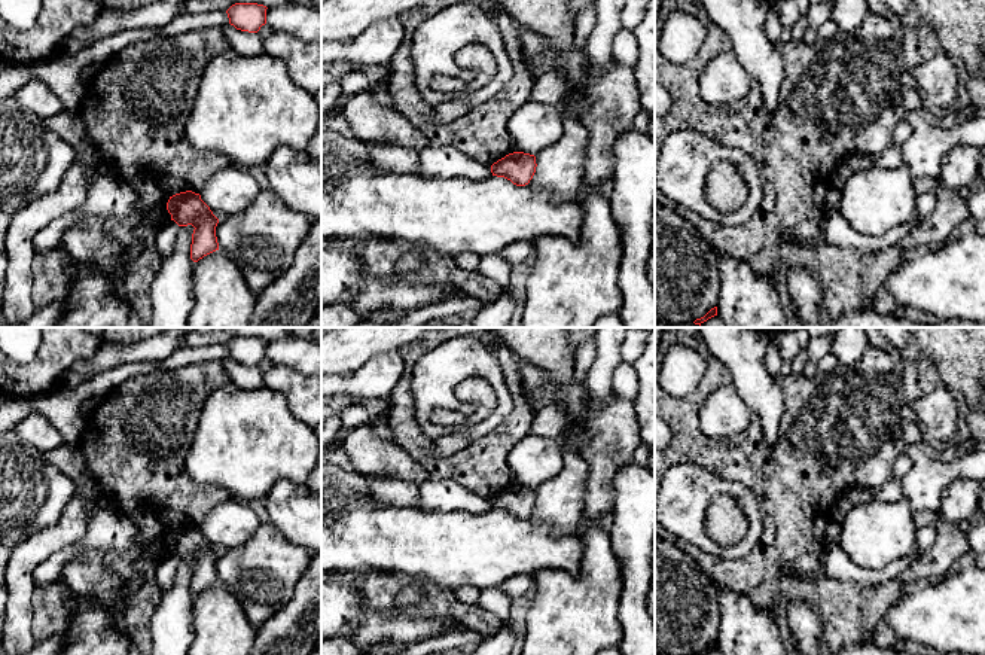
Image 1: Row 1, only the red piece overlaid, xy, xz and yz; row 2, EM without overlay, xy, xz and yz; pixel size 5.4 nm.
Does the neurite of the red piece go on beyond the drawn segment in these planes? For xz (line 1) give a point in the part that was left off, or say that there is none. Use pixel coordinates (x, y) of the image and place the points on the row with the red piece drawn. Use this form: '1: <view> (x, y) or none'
1: none

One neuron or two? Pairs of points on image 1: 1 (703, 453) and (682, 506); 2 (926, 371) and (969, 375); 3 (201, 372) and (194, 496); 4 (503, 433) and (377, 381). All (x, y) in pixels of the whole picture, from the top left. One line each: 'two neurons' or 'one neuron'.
1: two neurons
2: two neurons
3: one neuron
4: two neurons

